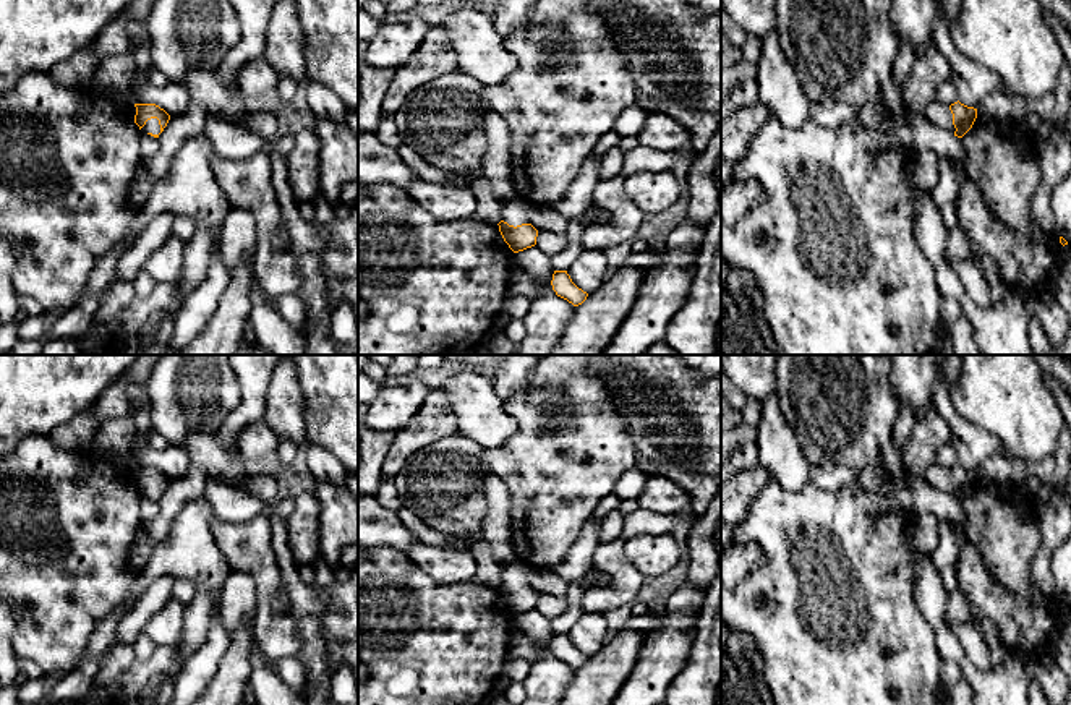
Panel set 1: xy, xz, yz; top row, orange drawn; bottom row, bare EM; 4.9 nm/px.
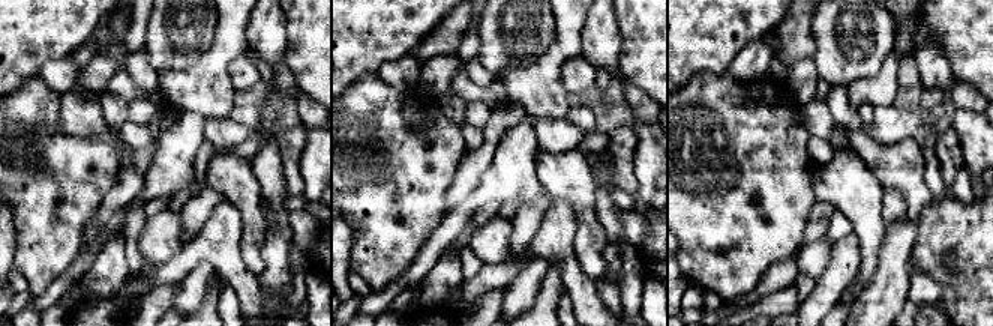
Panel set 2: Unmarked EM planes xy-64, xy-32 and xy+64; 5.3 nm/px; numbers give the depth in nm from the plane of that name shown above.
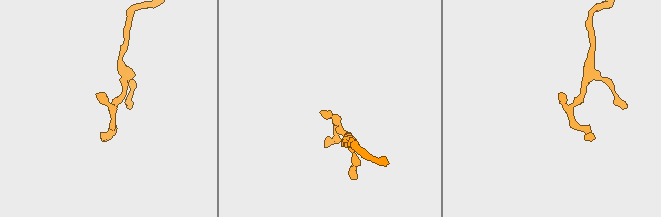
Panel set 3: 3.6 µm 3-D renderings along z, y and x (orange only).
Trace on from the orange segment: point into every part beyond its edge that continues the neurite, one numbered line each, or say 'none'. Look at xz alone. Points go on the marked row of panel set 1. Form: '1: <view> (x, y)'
1: xz (516, 213)

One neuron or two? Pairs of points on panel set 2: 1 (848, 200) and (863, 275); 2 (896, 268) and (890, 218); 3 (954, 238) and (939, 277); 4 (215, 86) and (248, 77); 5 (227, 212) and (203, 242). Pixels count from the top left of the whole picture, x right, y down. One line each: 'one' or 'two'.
1: one
2: two
3: one
4: two
5: one

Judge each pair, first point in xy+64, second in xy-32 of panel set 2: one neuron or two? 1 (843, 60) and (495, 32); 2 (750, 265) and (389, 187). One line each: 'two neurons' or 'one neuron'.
1: one neuron
2: one neuron

